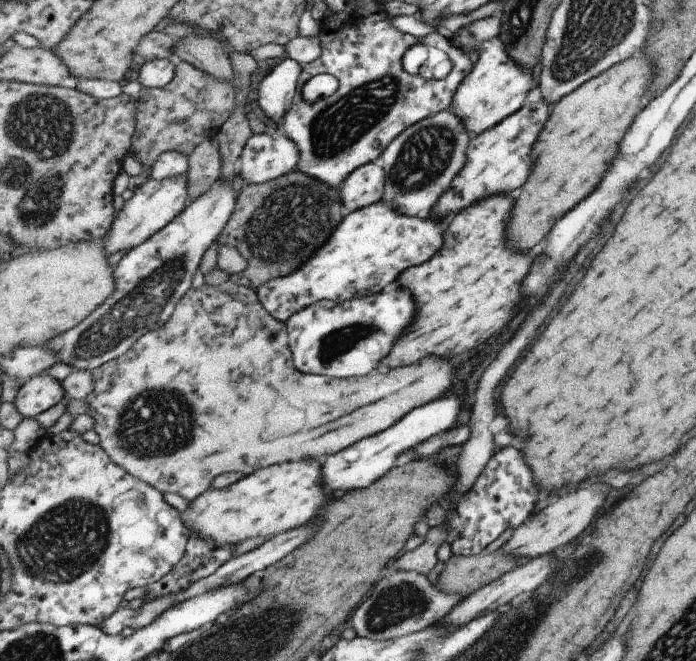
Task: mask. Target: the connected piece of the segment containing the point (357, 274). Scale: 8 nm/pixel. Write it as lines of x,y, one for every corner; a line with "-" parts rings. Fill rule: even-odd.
380,201
371,204
347,215
341,224
335,228
329,242
317,252
317,256
313,256
313,260
303,264
303,268
295,270
293,274
287,274
287,276
278,277
267,282
267,284
263,284
261,288
257,289
256,294
265,309
276,320
287,323
293,314
297,314
303,308
317,302
331,300
332,302
343,303
347,300
355,300
355,298
373,294
373,292
380,292
393,284
395,278
399,278
409,268
415,268
429,262
433,256
437,256
437,252
441,252
441,248
443,248
441,242
443,242
443,236
445,236
445,230
447,230
449,223
448,218
437,220
430,215
423,218
423,216
403,214
387,202

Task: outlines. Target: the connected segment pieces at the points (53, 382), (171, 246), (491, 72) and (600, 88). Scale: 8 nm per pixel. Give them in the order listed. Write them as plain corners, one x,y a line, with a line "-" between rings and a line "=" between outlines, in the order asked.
43,373
20,387
14,404
24,418
35,418
57,406
63,398
66,398
63,382
=
238,171
232,182
219,180
209,192
199,196
199,200
188,204
171,224
129,251
115,267
117,292
95,308
79,326
57,336
57,340
53,338
46,344
47,348
57,352
61,363
70,365
73,370
94,371
126,355
141,336
163,328
176,312
177,304
192,288
193,276
201,266
203,254
220,238
237,210
242,184
245,183
=
499,36
481,43
479,54
480,59
475,62
472,75
457,90
451,108
463,120
472,137
497,127
505,118
524,108
529,92
541,84
541,78
536,81
531,76
532,70
525,70
525,66
517,64
517,60
509,56
505,42
=
638,53
635,58
617,64
617,68
585,82
554,105
545,132
541,132
541,140
537,140
537,148
533,148
533,172
515,202
515,222
511,218
507,224
509,248
513,252
529,252
541,244
553,224
595,190
621,141
649,102
647,94
654,89
653,78
655,62
644,53

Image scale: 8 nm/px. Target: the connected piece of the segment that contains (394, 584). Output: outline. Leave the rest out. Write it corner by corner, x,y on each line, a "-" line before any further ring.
392,562
385,571
385,577
374,585
372,595
351,614
352,626
360,637
376,641
400,639
433,627
464,601
461,594
443,592
421,573
394,570

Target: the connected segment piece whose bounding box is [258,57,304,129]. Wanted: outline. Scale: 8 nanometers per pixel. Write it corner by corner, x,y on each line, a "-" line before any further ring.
287,57
260,82
260,108
274,124
280,124
280,129
283,116
291,110
303,68
299,62

